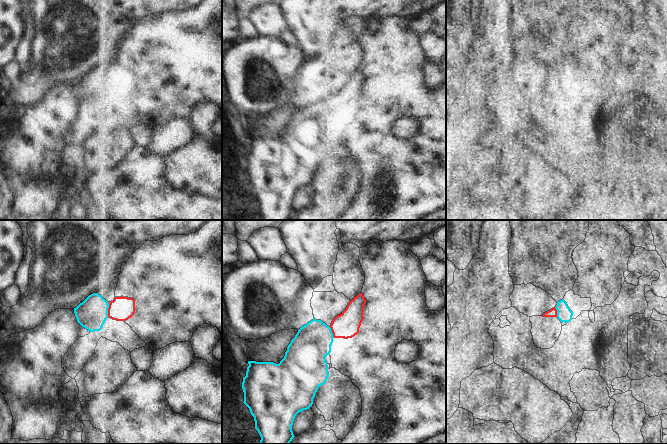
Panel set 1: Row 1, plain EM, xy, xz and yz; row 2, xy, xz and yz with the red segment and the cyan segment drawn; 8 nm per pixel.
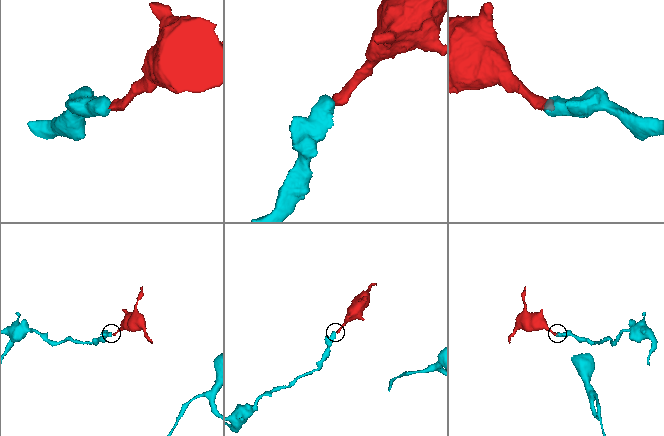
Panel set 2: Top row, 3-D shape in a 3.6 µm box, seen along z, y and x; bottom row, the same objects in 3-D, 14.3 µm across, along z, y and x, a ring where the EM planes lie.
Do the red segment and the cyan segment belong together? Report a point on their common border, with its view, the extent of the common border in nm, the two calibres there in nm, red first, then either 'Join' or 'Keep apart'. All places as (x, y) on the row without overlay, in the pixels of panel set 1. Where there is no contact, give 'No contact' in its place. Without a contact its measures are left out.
Touches red at xy (108, 86). Shared border 110 nm. Thickness 190 nm (red) against 240 nm. Join.

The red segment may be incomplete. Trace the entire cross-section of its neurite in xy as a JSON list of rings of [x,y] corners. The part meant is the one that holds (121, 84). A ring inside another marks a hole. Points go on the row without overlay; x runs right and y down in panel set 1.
[[[98,69],[89,71],[74,84],[77,98],[90,108],[100,107],[109,93],[117,97],[126,97],[135,89],[135,76],[128,73],[115,73],[108,79]]]

